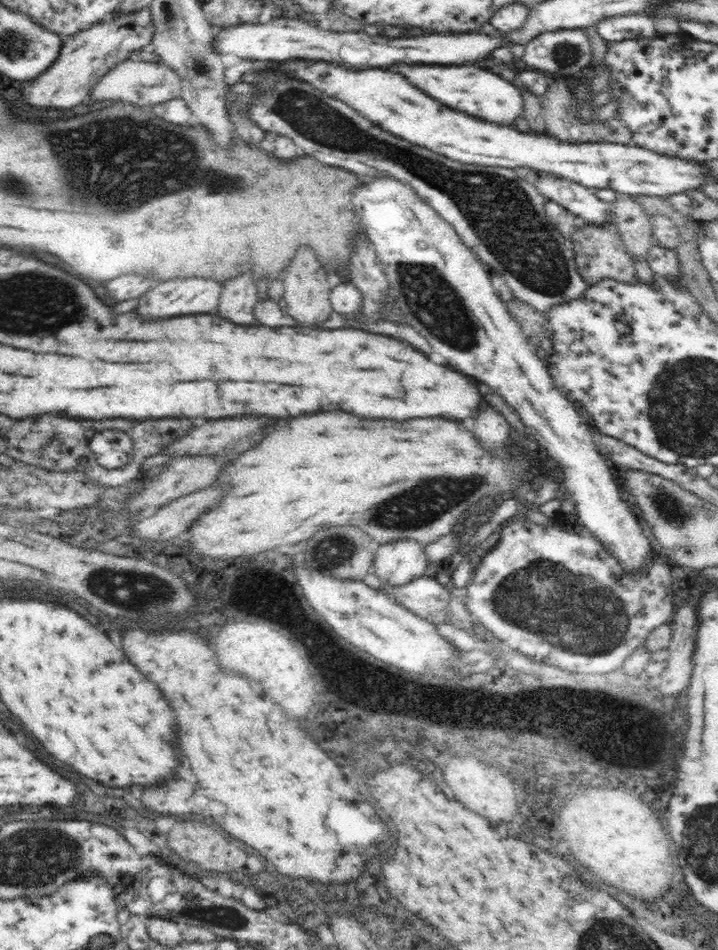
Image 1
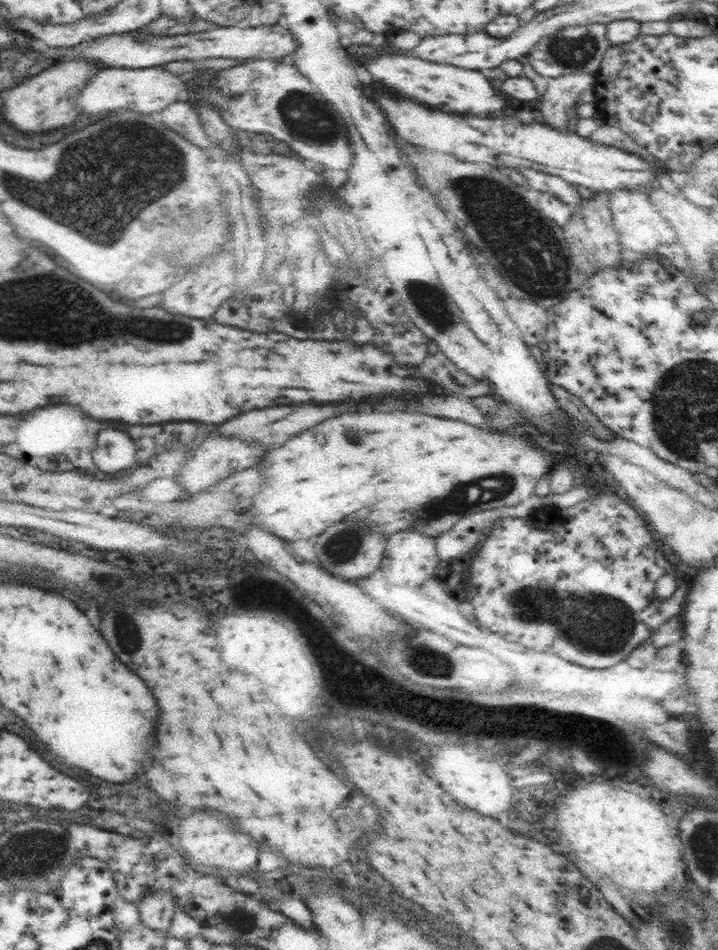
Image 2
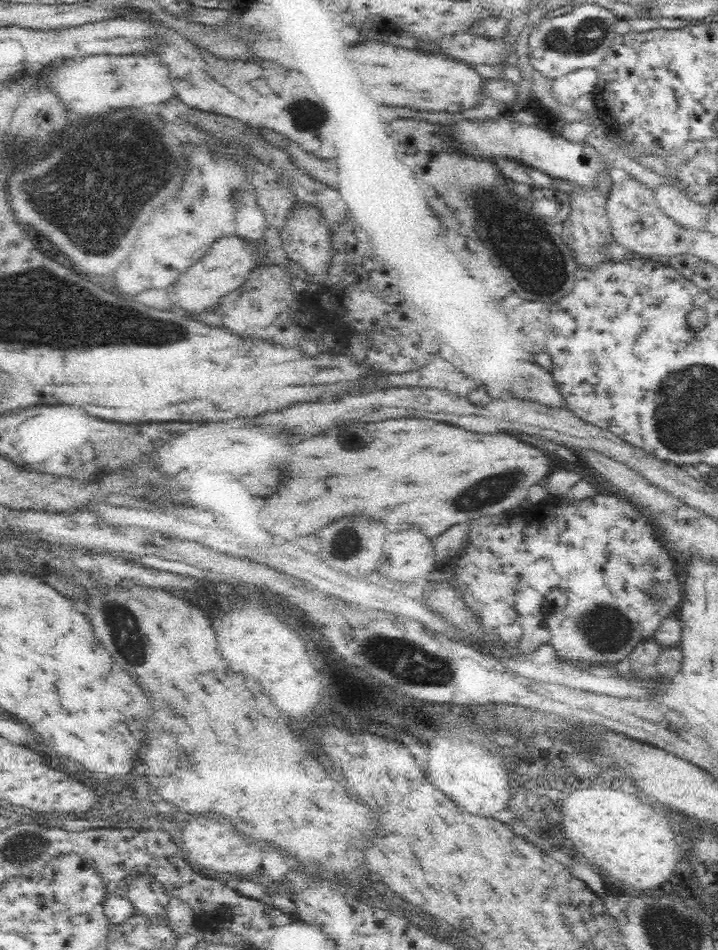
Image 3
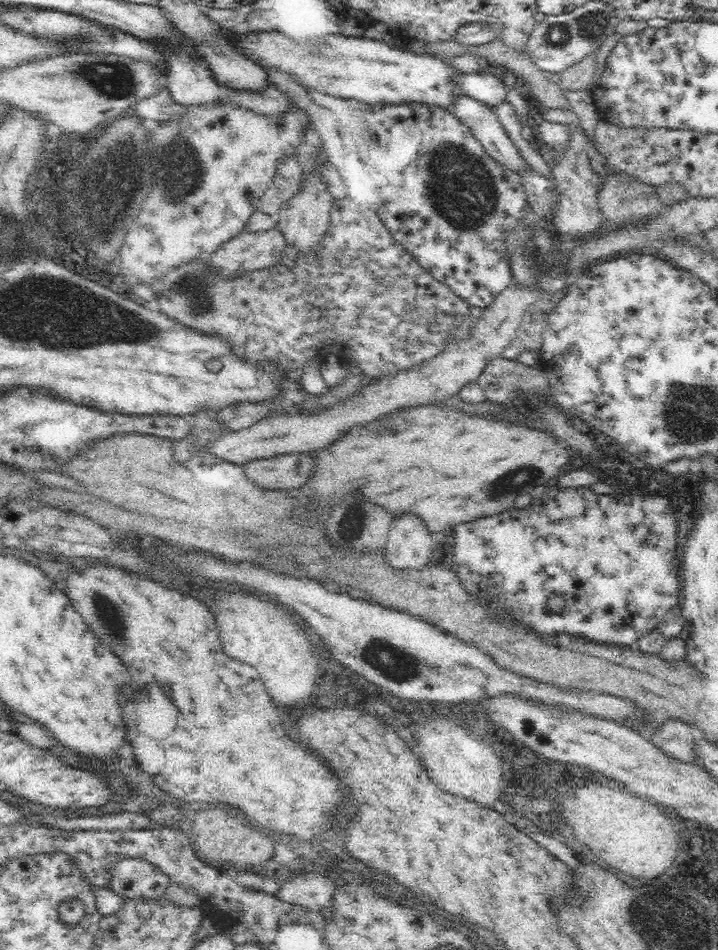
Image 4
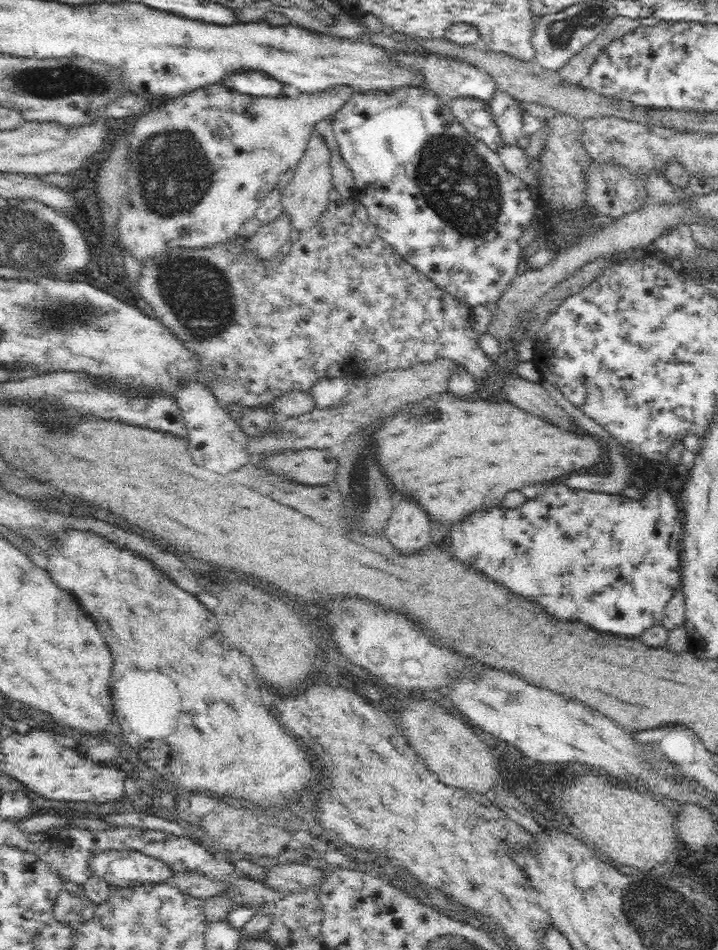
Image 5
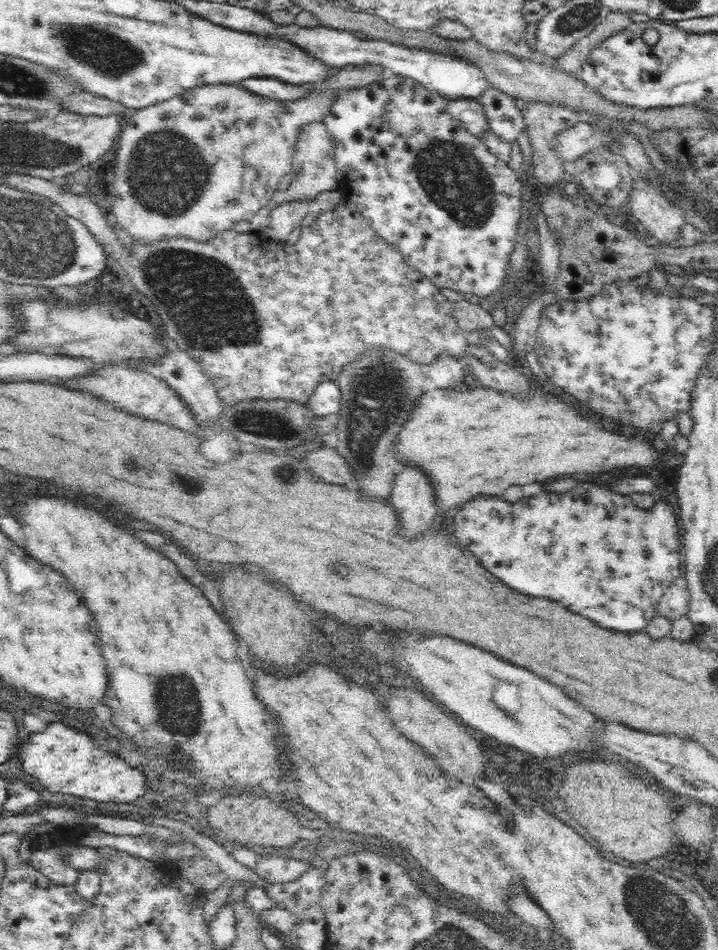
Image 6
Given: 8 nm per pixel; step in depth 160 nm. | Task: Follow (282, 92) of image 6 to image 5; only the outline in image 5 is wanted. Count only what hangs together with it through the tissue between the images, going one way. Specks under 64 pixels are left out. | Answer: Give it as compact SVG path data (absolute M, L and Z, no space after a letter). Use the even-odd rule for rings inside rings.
M230 70L226 72L218 83L224 87L259 97L281 96L281 83L267 72L259 70Z

